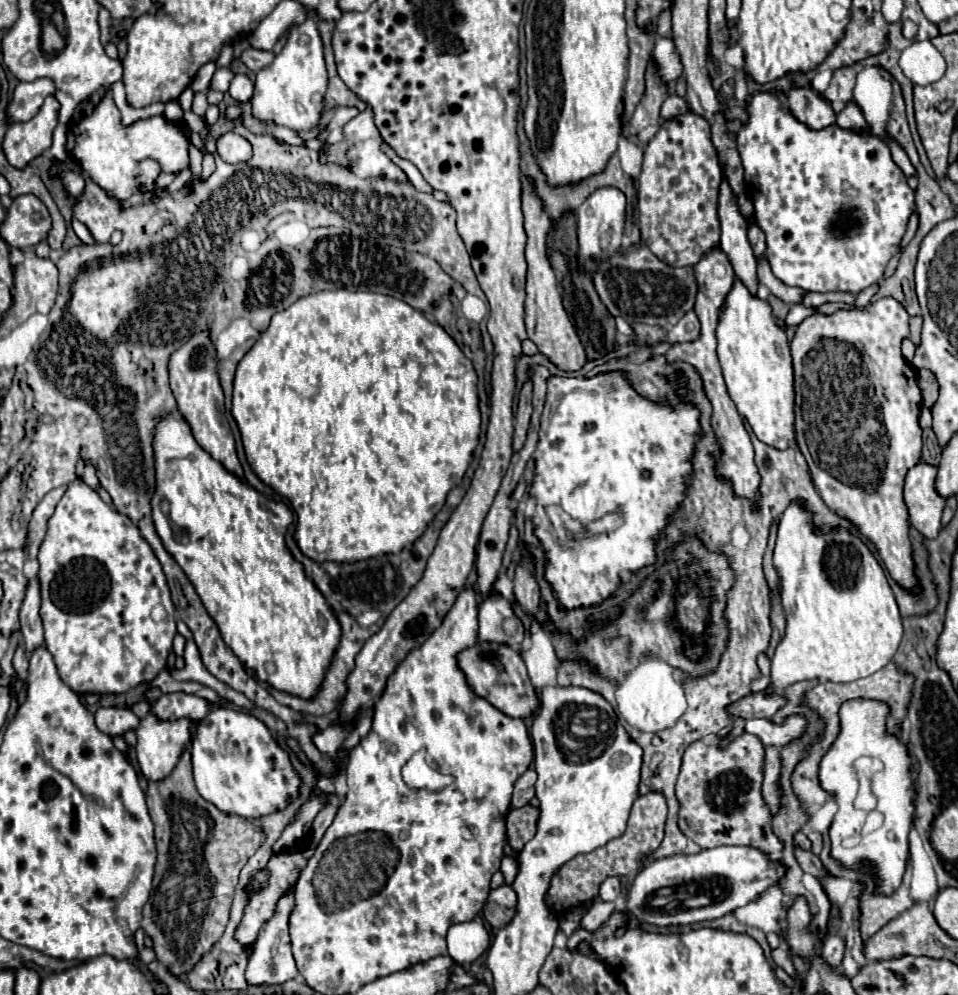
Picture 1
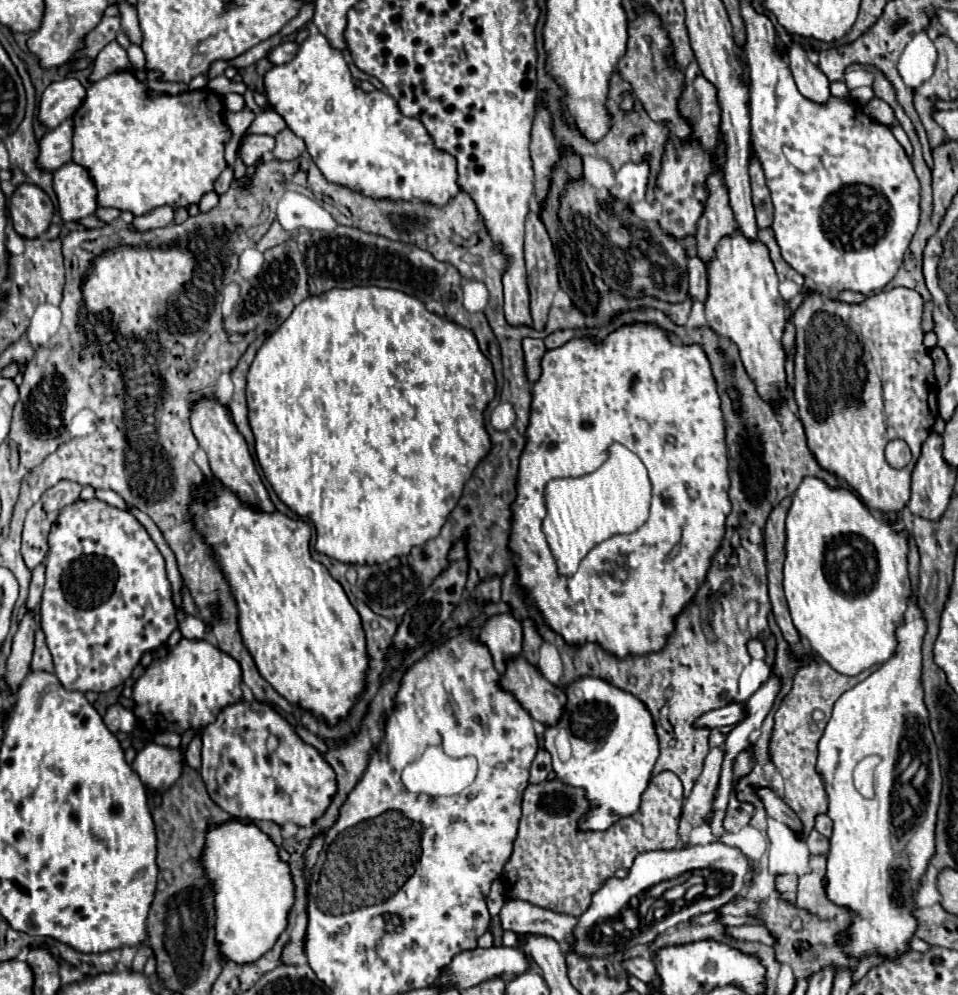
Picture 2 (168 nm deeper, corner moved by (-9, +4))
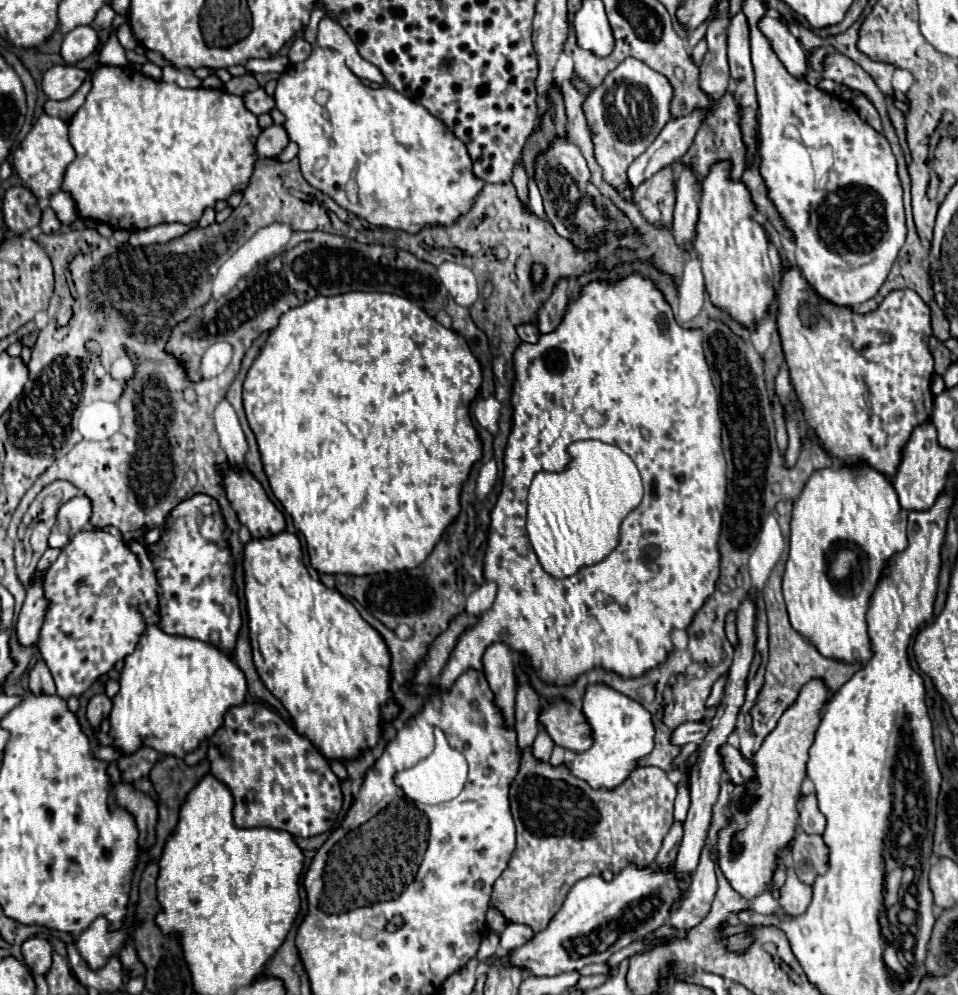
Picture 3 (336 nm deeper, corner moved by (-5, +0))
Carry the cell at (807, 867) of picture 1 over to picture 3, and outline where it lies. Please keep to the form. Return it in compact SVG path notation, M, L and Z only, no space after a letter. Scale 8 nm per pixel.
M723 744L723 748L719 748L719 756L721 756L723 768L729 774L729 778L733 780L733 784L743 784L745 778L753 778L751 764L731 744Z

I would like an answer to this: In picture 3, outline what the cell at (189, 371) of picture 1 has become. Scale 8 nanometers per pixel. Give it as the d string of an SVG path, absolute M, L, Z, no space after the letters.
M227 470L223 486L239 522L245 524L253 538L267 538L285 530L285 516L267 498L263 486L253 478L251 472Z

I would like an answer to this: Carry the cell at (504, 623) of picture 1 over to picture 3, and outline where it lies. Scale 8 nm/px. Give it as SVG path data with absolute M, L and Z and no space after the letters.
M491 644L483 656L485 664L485 678L489 682L489 688L493 692L495 706L499 708L503 716L503 726L513 728L515 724L515 692L517 692L517 680L515 680L515 656L505 644Z

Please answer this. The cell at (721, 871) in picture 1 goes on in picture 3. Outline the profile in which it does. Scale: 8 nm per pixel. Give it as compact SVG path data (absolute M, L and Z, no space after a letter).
M627 866L611 882L605 882L601 876L587 876L571 888L551 924L537 932L523 948L511 952L511 962L535 976L557 976L581 970L587 964L603 964L613 952L659 928L669 918L671 904L681 898L685 898L685 892L677 888L673 870L661 872L659 868Z

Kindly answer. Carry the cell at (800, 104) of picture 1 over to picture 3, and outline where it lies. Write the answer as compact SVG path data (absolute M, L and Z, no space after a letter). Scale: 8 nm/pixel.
M765 14L763 20L759 20L759 30L763 32L763 36L767 36L773 52L783 62L787 72L793 74L795 78L803 78L807 74L805 52L803 52L799 40L789 32L785 22L781 18L773 18L773 16Z

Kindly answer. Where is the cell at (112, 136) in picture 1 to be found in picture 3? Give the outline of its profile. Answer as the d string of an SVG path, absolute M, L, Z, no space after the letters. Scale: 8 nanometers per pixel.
M99 66L91 74L91 90L85 98L85 104L69 120L69 142L75 148L77 158L67 166L63 190L67 194L71 194L71 198L75 200L77 212L83 220L109 224L113 230L133 232L133 230L145 230L145 228L151 228L151 226L157 226L163 222L197 224L197 220L201 218L205 208L213 208L217 200L227 200L233 192L247 188L247 184L251 180L251 172L257 162L255 140L257 140L259 132L261 132L261 128L257 124L257 116L245 108L241 96L229 94L225 90L213 90L213 88L181 88L177 84L153 80L131 66Z

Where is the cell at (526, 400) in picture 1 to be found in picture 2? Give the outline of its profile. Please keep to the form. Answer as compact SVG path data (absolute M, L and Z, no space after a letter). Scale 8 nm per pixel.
M525 338L523 340L523 352L525 352L527 378L529 378L531 384L535 384L535 380L539 380L539 376L541 376L541 372L539 372L539 360L545 354L545 344L543 344L543 340Z

